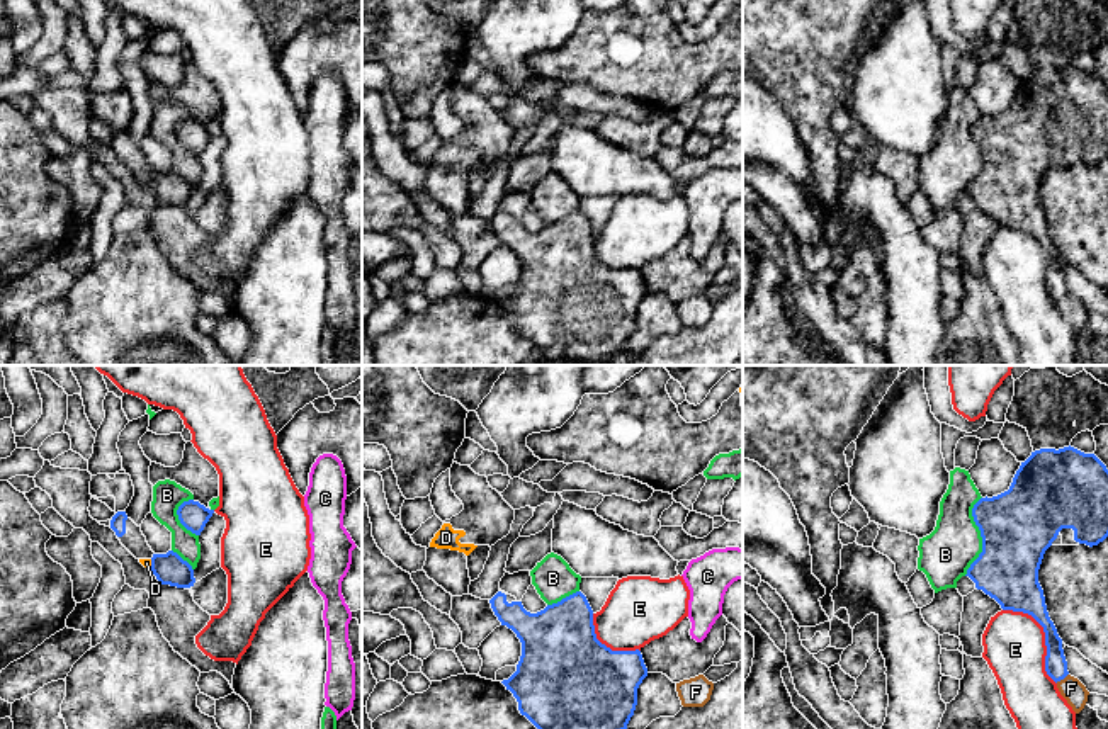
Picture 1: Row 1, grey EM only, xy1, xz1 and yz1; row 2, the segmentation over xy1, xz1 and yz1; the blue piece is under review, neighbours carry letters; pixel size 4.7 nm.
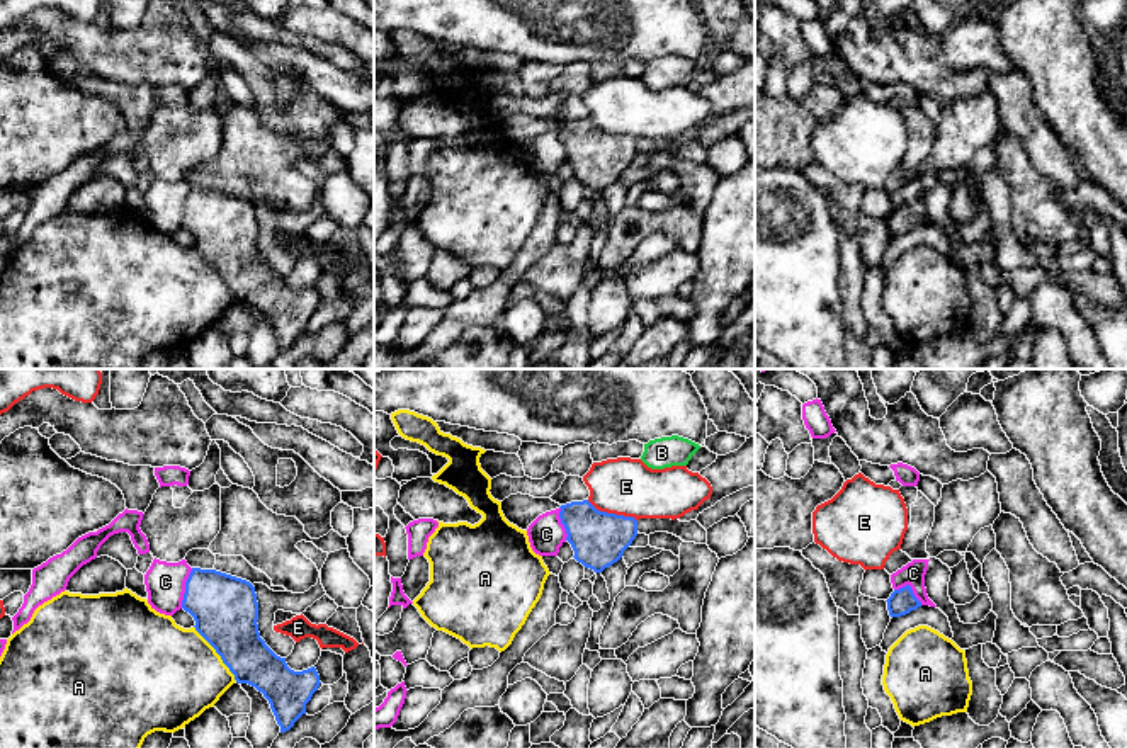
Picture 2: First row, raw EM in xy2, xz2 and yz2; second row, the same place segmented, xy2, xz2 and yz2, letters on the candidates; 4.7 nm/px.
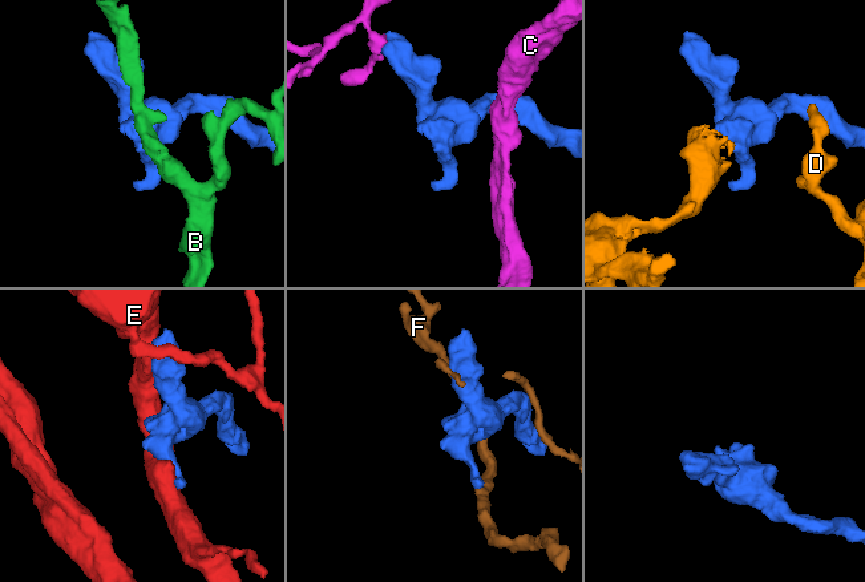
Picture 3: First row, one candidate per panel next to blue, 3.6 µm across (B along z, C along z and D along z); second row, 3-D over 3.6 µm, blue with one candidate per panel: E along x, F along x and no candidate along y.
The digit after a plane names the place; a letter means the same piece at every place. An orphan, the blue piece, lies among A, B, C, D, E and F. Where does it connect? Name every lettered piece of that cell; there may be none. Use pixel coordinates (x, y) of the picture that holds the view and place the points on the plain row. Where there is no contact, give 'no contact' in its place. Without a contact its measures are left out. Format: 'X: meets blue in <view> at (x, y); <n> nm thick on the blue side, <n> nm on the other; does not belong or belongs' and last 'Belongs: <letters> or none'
A: meets blue in xy2 at (218, 272); 300 nm thick on the blue side, 460 nm on the other; does not belong
B: meets blue in yz1 at (981, 155); 360 nm thick on the blue side, 240 nm on the other; does not belong
C: meets blue in xy2 at (186, 208); 300 nm thick on the blue side, 190 nm on the other; does not belong
D: meets blue in xy1 at (152, 182); 150 nm thick on the blue side, 50 nm on the other; belongs
E: meets blue in yz1 at (1045, 255); 190 nm thick on the blue side, 300 nm on the other; does not belong
F: meets blue in yz1 at (1061, 298); 110 nm thick on the blue side, 110 nm on the other; does not belong
Belongs: D

